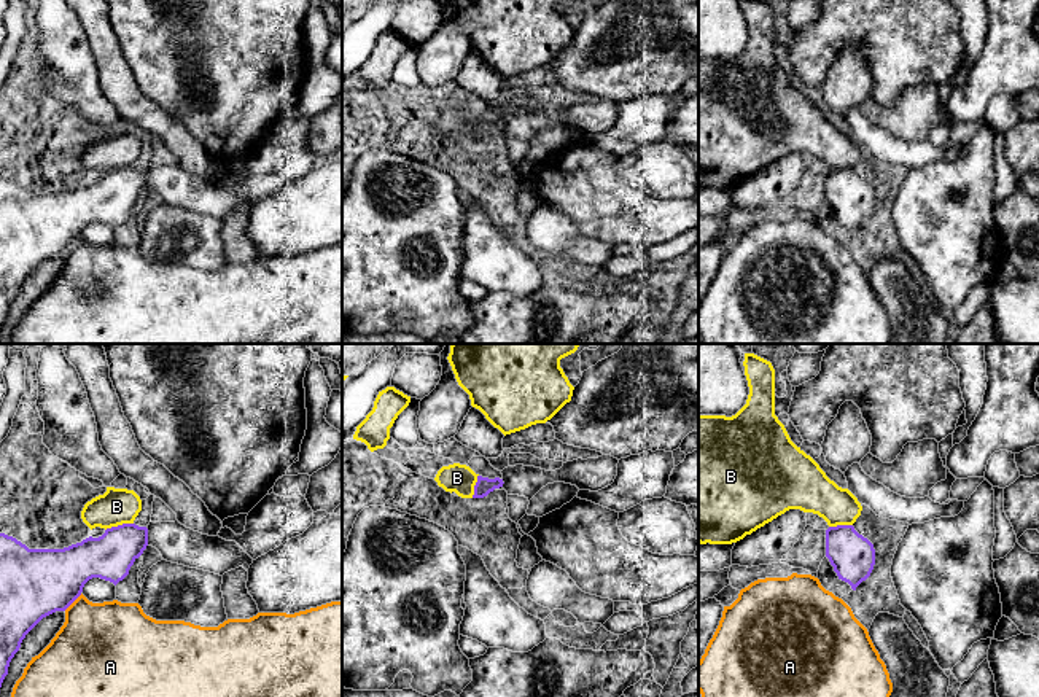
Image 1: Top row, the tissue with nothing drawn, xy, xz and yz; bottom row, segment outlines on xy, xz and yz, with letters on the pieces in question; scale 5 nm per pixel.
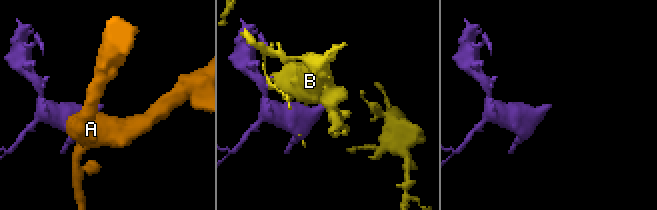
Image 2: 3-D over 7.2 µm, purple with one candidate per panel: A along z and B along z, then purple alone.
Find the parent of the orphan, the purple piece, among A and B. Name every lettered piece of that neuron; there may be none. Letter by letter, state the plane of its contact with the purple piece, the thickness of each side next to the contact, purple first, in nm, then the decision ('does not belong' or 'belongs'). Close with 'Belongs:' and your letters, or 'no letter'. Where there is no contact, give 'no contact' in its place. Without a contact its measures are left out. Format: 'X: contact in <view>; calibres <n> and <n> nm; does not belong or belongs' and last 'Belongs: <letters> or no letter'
A: contact in xy; calibres 360 and 420 nm; does not belong
B: contact in xy; calibres 220 and 190 nm; does not belong
Belongs: no letter

